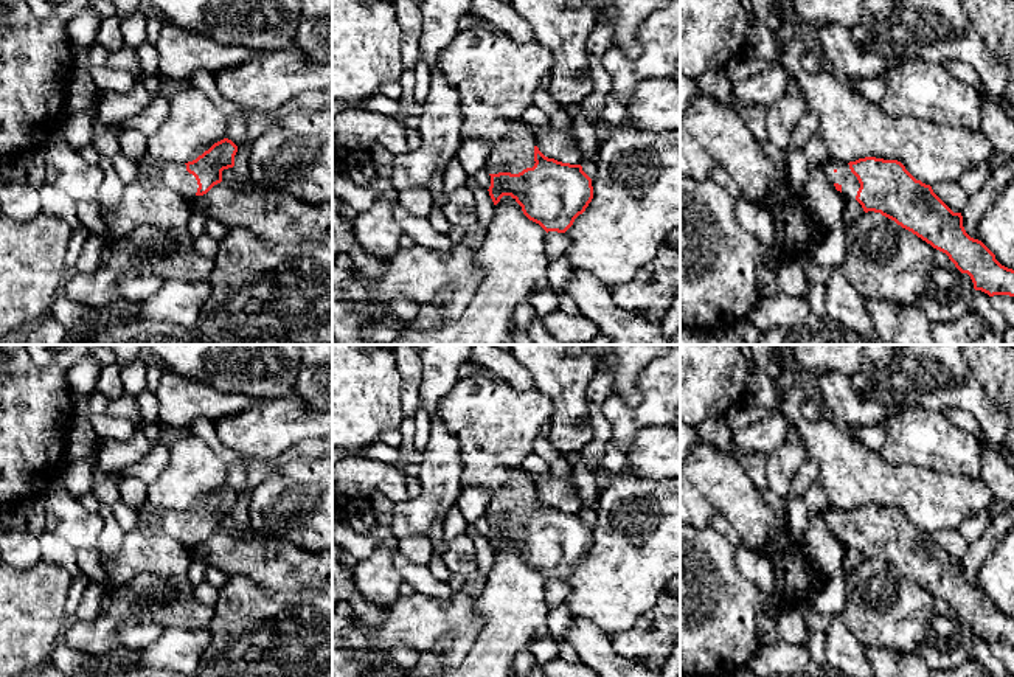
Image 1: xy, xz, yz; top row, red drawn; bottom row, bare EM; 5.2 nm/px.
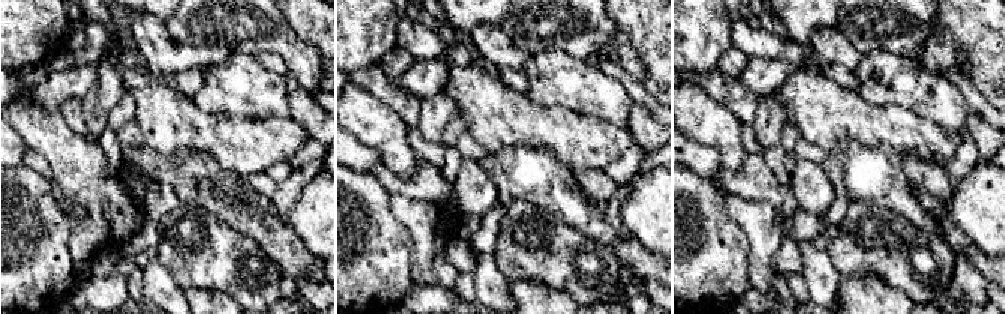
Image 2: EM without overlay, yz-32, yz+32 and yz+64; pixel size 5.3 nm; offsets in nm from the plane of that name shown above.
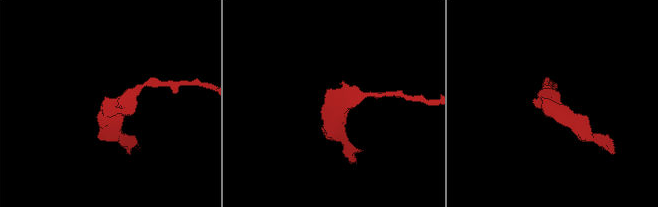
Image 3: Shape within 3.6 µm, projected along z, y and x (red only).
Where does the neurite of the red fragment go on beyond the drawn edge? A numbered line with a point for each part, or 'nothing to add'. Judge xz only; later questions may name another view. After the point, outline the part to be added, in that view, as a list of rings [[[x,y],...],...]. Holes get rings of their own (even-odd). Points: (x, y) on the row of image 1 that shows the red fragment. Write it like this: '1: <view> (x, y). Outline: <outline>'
1: xz (513, 154). Outline: [[[516,120],[509,124],[509,137],[498,140],[486,161],[489,174],[511,172],[519,174],[534,166],[533,126]]]

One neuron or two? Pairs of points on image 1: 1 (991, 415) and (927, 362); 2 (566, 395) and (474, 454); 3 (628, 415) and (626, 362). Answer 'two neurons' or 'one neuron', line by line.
1: one neuron
2: two neurons
3: two neurons

